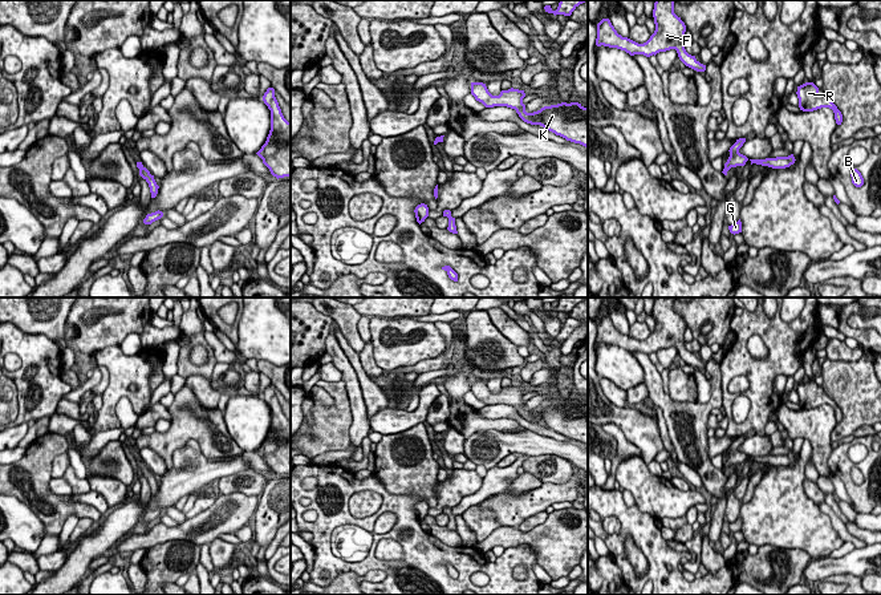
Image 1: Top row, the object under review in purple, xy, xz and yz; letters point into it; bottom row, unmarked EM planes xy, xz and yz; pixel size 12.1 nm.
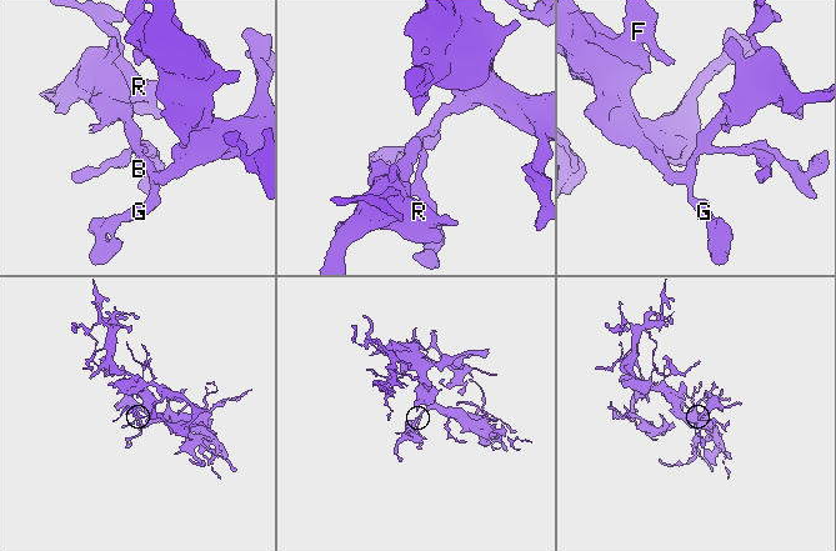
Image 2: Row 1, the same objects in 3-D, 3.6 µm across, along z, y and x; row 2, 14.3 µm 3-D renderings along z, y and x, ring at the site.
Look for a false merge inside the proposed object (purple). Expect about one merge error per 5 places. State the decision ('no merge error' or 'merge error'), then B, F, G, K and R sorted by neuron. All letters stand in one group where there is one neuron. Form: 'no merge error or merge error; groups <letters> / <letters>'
no merge error; groups B F G K R

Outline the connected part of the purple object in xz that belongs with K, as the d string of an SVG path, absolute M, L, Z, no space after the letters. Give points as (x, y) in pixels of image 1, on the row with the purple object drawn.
M471 82L471 94L486 108L507 106L515 109L524 122L540 125L567 141L588 147L588 108L578 102L561 102L527 113L523 104L524 90L511 88L502 90L499 96L492 96L486 84Z

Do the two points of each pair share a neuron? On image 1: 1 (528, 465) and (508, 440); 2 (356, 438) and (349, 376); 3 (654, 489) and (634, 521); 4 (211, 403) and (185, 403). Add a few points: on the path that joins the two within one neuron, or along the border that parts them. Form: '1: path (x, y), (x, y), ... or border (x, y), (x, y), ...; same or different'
1: border (530, 456), (556, 454), (561, 457); different
2: path (358, 423), (354, 392); same
3: border (634, 504), (654, 519); different
4: border (186, 384), (203, 407), (216, 408); different

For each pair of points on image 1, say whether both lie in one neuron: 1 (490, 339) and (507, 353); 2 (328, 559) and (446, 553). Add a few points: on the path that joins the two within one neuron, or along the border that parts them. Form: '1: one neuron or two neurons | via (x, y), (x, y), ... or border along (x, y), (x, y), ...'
1: one neuron | via (494, 343), (503, 352)
2: one neuron | via (357, 567), (366, 565), (417, 563)

